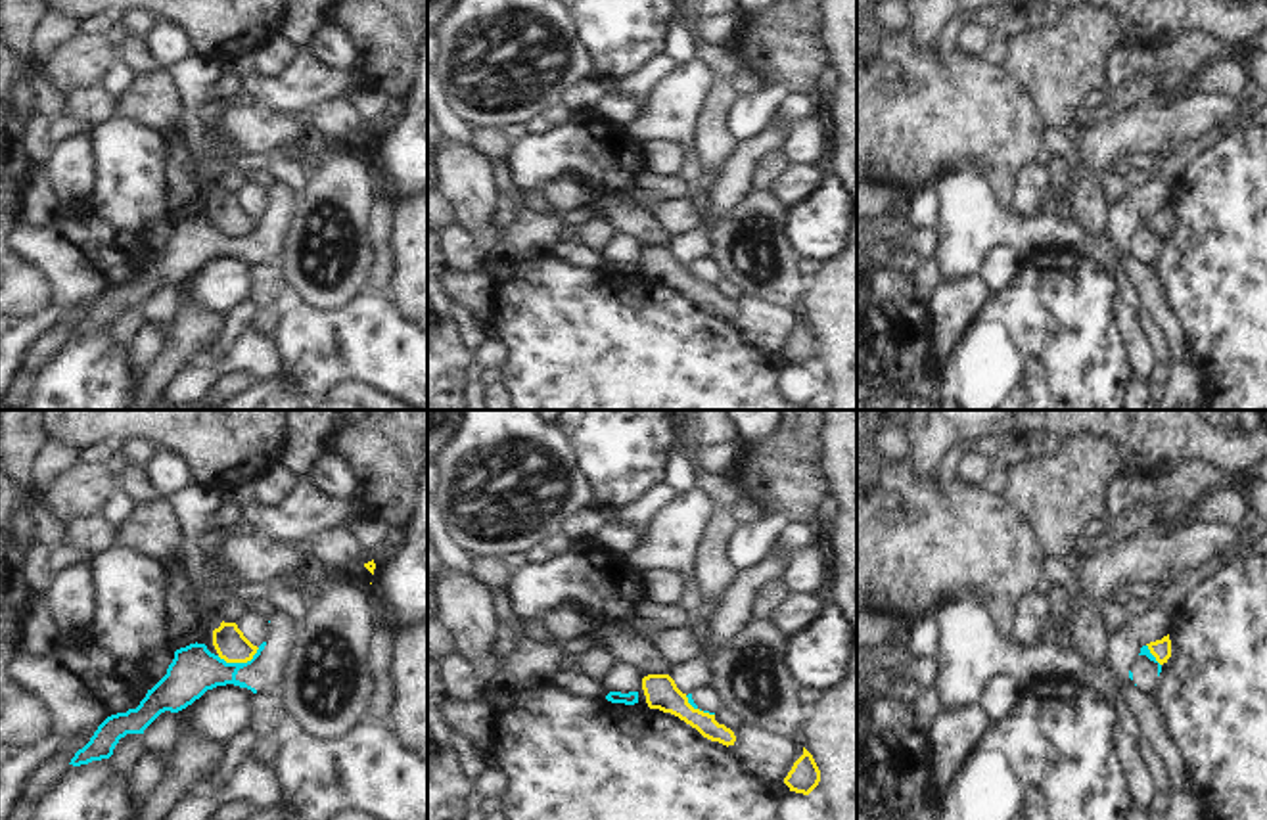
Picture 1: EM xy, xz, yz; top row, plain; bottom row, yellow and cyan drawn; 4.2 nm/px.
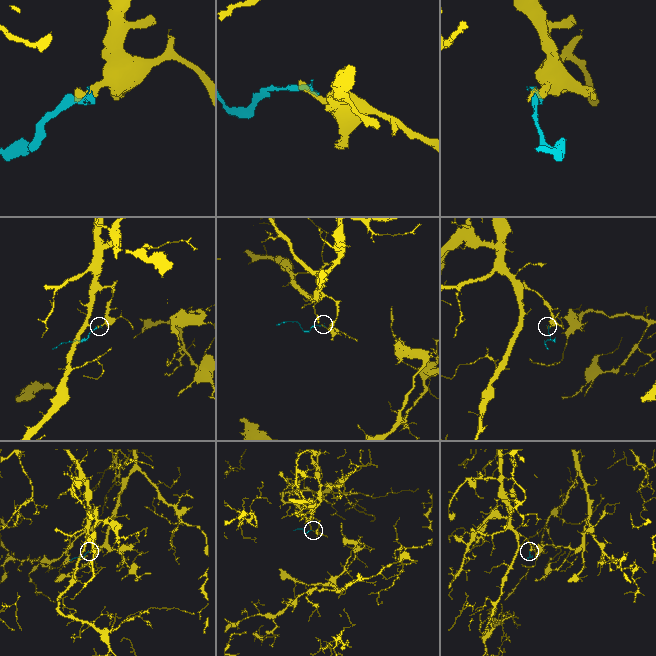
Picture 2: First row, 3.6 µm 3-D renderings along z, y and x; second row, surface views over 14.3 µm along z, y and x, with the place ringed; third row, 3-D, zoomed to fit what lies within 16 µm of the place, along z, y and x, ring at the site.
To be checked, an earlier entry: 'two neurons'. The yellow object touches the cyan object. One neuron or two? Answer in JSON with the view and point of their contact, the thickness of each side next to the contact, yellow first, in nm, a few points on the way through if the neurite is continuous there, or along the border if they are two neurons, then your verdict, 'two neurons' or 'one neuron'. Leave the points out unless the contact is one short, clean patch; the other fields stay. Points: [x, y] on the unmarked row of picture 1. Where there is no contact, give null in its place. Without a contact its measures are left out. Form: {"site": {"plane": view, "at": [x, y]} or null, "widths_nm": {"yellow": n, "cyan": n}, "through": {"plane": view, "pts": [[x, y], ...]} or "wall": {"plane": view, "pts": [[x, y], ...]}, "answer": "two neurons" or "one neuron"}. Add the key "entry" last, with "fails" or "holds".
{"site": {"plane": "xy", "at": [238, 232]}, "widths_nm": {"yellow": 140, "cyan": 200}, "wall": {"plane": "xy", "pts": [[259, 219], [246, 232], [225, 232], [217, 227]]}, "answer": "two neurons", "entry": "holds"}

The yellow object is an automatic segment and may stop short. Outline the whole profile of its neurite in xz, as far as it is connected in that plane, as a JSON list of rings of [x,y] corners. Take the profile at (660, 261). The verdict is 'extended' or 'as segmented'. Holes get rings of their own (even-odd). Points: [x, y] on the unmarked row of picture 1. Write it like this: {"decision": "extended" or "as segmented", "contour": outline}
{"decision": "extended", "contour": [[[642,245],[638,253],[638,274],[679,287],[711,312],[719,312],[726,318],[736,312],[734,303],[719,295],[715,285],[694,280],[686,264],[677,259],[669,245]]]}

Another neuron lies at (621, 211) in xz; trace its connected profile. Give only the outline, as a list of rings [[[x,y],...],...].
[[[633,194],[598,195],[592,218],[606,220],[613,234],[634,238],[644,247],[669,245],[671,241],[656,213],[642,209]]]

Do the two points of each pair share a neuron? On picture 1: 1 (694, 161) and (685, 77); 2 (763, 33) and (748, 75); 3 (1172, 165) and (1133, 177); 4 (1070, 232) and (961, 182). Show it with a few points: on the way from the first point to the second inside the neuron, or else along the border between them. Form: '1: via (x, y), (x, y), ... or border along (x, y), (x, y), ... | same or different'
1: via (691, 140), (685, 129), (685, 98) | same
2: border along (750, 64), (771, 85) | different
3: via (1162, 173), (1143, 175) | same
4: via (1043, 232), (1016, 232), (988, 209) | same

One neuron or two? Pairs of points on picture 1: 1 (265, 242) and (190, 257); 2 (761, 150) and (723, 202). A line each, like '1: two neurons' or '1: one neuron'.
1: one neuron
2: one neuron

